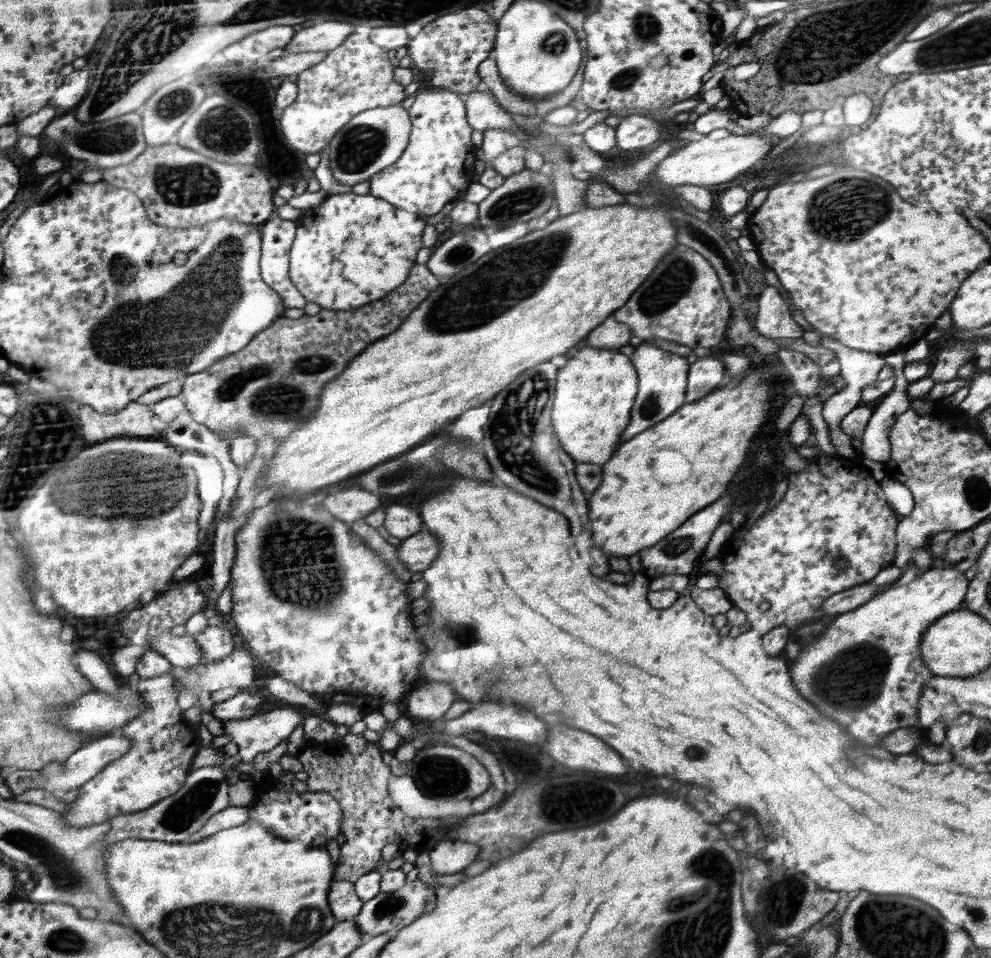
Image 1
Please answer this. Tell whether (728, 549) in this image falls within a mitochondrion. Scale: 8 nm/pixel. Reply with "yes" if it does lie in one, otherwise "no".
no

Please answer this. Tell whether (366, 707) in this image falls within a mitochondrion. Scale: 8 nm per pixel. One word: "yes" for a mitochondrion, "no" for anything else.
no

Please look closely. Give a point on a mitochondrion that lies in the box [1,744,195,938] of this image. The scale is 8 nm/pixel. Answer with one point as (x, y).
(64, 874)

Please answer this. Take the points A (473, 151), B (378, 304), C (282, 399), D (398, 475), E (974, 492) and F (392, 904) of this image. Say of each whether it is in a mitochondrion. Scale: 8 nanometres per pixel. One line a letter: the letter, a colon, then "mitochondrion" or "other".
A: other
B: other
C: mitochondrion
D: mitochondrion
E: mitochondrion
F: mitochondrion

